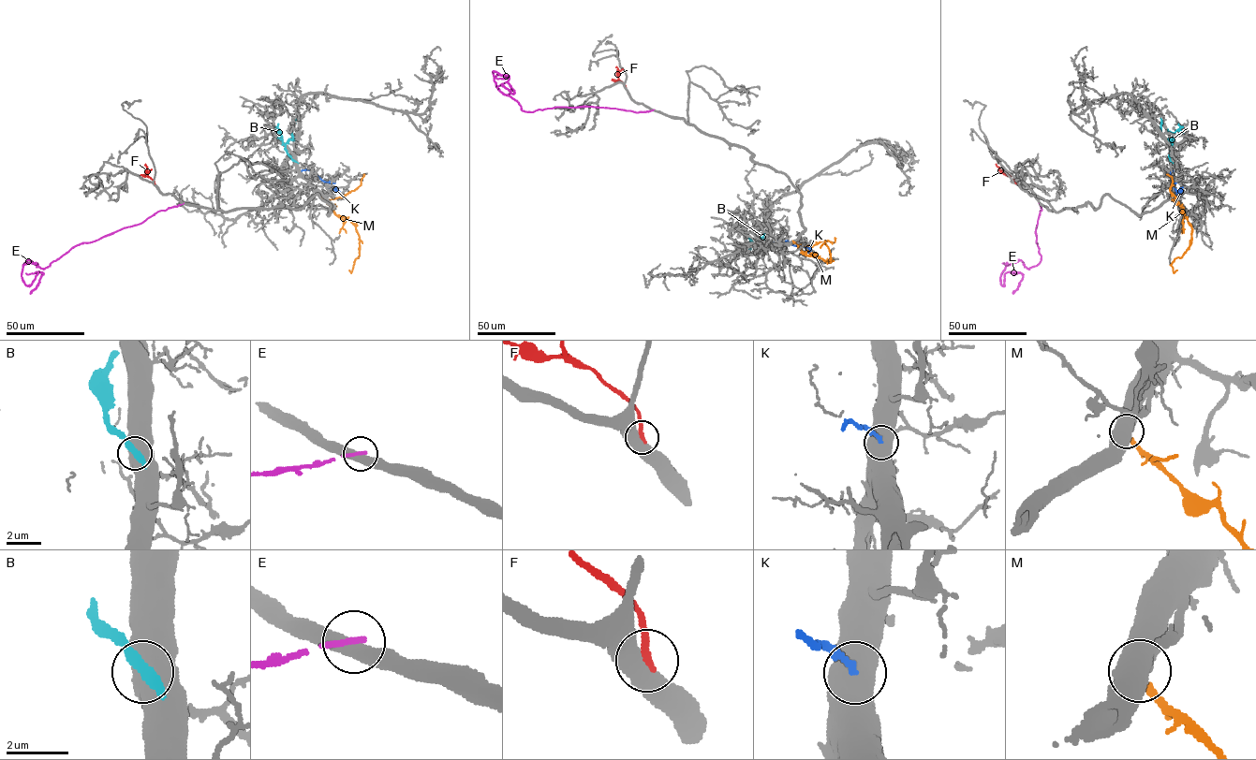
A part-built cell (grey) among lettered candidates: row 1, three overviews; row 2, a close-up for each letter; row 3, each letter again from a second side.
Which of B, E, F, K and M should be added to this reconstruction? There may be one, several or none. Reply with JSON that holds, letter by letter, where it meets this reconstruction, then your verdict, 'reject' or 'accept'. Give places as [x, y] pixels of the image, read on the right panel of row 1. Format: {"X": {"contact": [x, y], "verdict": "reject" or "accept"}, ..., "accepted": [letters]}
{"B": {"contact": [1173, 162], "verdict": "reject"}, "E": {"contact": [1039, 203], "verdict": "reject"}, "F": {"contact": [1016, 183], "verdict": "reject"}, "K": {"contact": [1173, 171], "verdict": "reject"}, "M": {"contact": [1170, 197], "verdict": "accept"}, "accepted": ["M"]}

